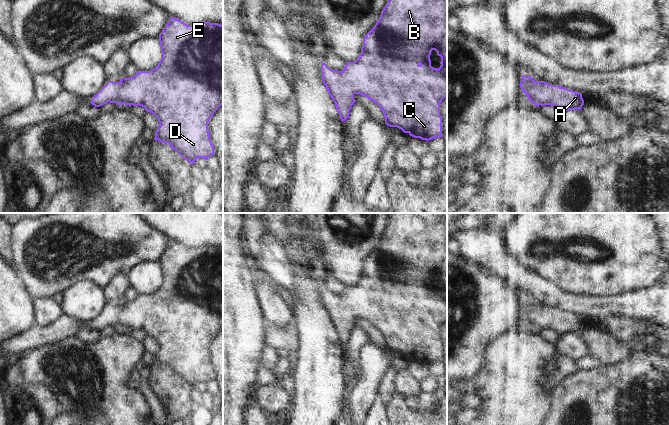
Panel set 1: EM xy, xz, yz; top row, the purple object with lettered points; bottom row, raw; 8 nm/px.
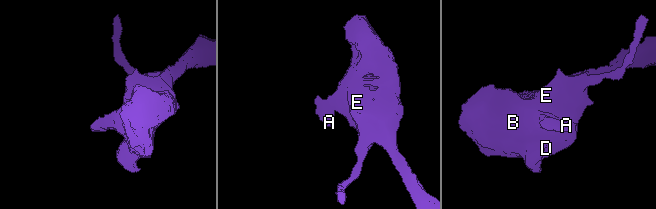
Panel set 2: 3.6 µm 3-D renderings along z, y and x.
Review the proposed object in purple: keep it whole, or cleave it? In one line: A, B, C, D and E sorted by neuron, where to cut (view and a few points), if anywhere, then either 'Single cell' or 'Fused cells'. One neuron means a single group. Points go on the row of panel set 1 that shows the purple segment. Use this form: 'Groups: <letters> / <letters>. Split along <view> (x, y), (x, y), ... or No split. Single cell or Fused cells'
Groups: A B C D E. No split. Single cell

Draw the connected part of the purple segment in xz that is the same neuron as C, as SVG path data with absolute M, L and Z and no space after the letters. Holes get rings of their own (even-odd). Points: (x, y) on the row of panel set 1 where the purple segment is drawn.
M387 0L378 21L364 36L361 53L358 58L354 62L347 62L342 71L332 70L325 63L321 62L321 79L326 86L329 96L335 103L342 122L349 117L351 106L356 102L354 95L360 94L372 100L383 111L386 125L397 127L414 138L420 138L426 141L441 137L442 117L440 115L440 103L447 97L447 0ZM433 50L441 57L441 65L438 69L431 66L430 55Z

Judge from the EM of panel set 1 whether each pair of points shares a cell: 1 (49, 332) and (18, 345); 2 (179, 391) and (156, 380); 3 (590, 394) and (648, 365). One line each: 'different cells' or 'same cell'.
1: same cell
2: same cell
3: same cell

